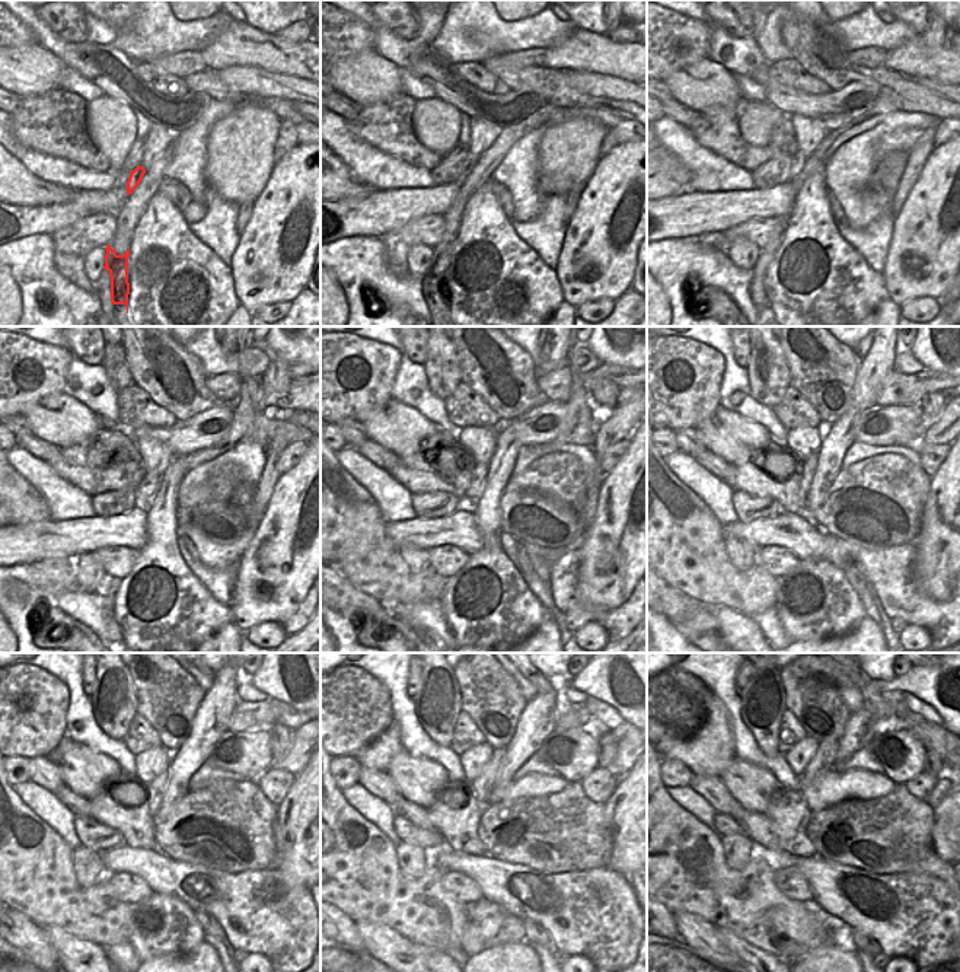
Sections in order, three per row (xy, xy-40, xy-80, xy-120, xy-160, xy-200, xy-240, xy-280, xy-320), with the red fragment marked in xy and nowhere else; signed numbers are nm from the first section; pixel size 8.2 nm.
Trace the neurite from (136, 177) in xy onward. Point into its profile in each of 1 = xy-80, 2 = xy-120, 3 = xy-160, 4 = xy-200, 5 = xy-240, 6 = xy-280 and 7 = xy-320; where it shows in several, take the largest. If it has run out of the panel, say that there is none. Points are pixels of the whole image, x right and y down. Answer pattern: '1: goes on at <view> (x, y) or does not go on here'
1: goes on at xy-80 (799, 158)
2: goes on at xy-120 (144, 493)
3: goes on at xy-160 (480, 474)
4: goes on at xy-200 (810, 462)
5: goes on at xy-240 (156, 789)
6: goes on at xy-280 (482, 786)
7: goes on at xy-320 (823, 759)

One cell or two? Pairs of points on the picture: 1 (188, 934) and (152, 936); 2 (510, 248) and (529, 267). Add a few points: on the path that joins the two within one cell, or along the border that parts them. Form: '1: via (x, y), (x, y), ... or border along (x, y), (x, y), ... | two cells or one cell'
1: via (179, 934), (160, 934) | one cell
2: via (514, 252), (525, 263) | one cell

